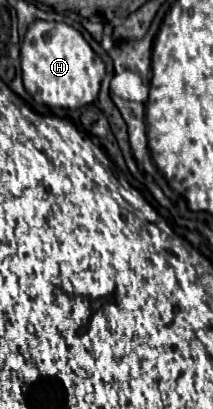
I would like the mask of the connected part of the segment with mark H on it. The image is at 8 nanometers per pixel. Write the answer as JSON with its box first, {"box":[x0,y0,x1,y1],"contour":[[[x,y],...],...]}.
{"box":[20,22,104,108],"contour":[[[32,22],[22,40],[20,60],[24,86],[40,104],[50,108],[82,108],[98,98],[104,62],[94,54],[84,36],[64,22]]]}

